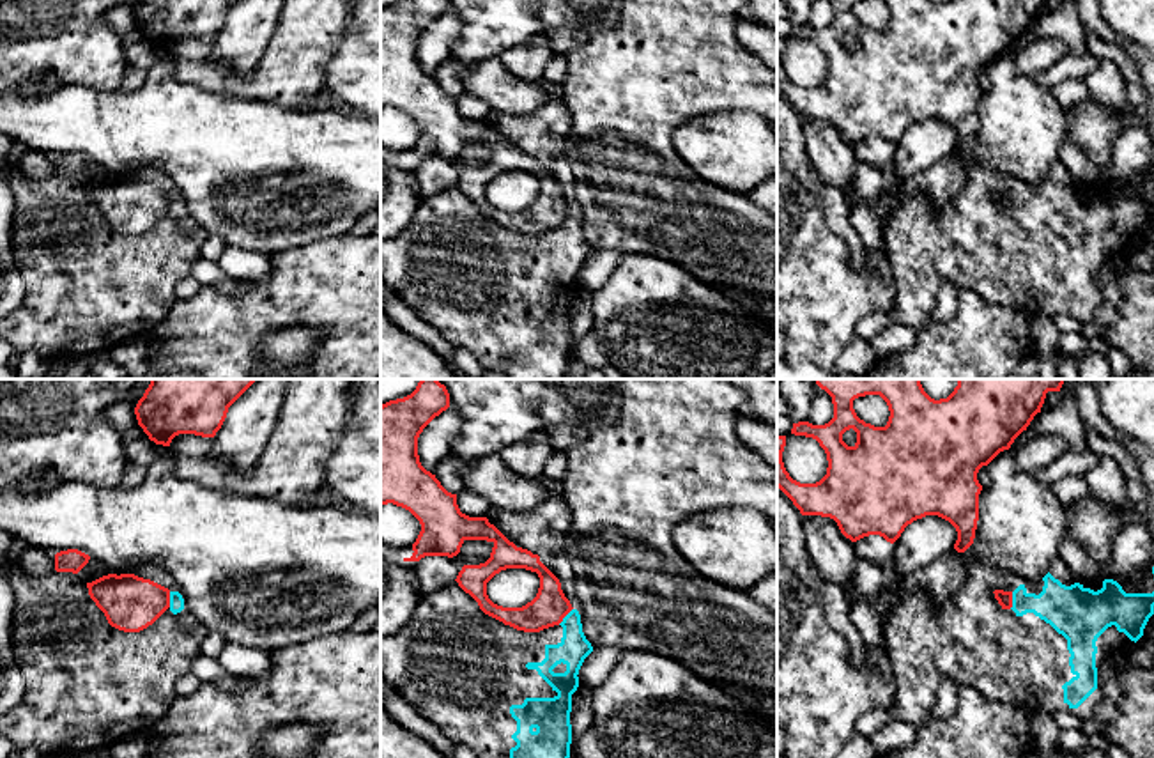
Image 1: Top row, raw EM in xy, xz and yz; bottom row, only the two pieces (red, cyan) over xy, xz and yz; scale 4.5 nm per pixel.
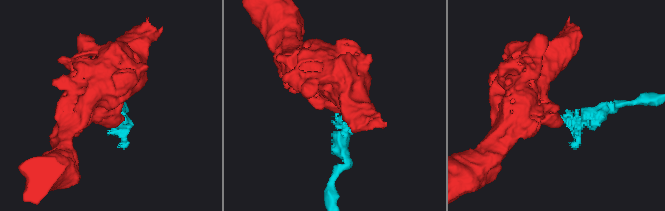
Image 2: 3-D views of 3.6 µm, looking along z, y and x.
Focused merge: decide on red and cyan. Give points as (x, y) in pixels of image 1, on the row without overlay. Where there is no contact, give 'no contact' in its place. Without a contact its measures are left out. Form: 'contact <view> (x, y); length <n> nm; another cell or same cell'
contact yz (1011, 204); length 80 nm; another cell

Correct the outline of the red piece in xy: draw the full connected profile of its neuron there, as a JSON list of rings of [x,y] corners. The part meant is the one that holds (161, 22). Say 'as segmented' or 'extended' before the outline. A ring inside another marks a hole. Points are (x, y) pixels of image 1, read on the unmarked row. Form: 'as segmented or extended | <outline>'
as segmented | [[[142,0],[138,28],[156,48],[170,50],[179,37],[214,41],[239,0]]]

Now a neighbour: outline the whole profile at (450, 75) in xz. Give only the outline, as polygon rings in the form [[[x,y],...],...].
[[[448,57],[435,73],[435,81],[441,89],[451,96],[460,97],[465,92],[464,74],[473,71],[478,64],[462,62],[458,58]]]

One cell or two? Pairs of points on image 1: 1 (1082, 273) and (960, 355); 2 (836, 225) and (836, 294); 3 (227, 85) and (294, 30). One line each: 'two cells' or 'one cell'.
1: two cells
2: two cells
3: one cell

